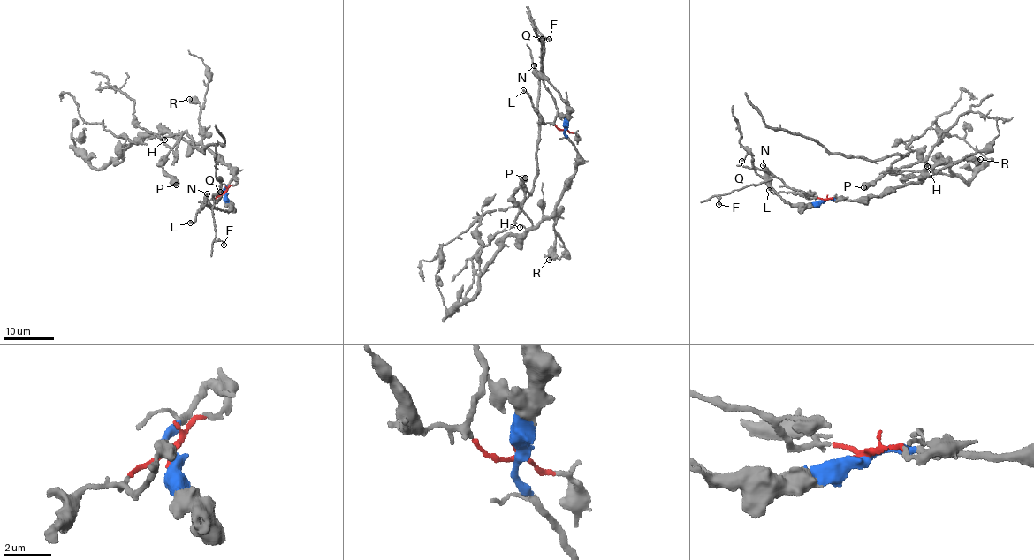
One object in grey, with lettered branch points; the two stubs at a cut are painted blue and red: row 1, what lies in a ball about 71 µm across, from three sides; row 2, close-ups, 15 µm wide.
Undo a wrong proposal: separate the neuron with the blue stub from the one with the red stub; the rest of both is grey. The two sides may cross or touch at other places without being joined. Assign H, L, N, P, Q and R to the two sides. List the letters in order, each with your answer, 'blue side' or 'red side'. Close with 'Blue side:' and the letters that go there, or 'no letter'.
H: blue side
L: red side
N: blue side
P: blue side
Q: red side
R: blue side
Blue side: H, N, P, R

